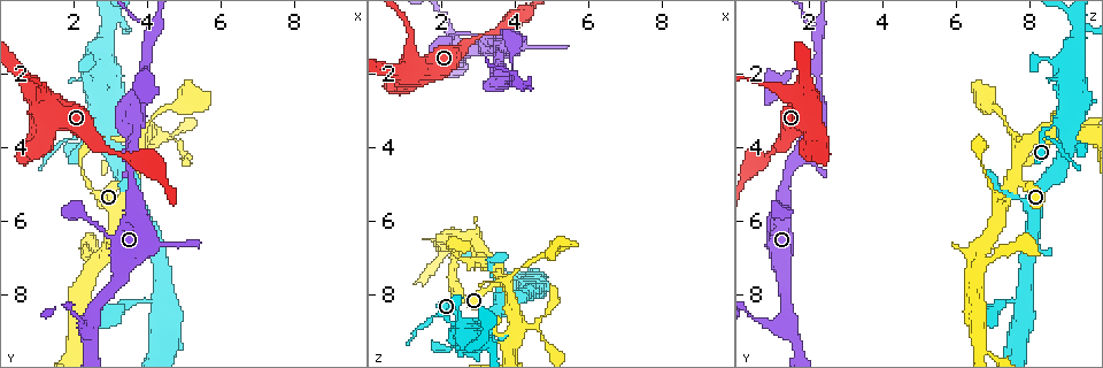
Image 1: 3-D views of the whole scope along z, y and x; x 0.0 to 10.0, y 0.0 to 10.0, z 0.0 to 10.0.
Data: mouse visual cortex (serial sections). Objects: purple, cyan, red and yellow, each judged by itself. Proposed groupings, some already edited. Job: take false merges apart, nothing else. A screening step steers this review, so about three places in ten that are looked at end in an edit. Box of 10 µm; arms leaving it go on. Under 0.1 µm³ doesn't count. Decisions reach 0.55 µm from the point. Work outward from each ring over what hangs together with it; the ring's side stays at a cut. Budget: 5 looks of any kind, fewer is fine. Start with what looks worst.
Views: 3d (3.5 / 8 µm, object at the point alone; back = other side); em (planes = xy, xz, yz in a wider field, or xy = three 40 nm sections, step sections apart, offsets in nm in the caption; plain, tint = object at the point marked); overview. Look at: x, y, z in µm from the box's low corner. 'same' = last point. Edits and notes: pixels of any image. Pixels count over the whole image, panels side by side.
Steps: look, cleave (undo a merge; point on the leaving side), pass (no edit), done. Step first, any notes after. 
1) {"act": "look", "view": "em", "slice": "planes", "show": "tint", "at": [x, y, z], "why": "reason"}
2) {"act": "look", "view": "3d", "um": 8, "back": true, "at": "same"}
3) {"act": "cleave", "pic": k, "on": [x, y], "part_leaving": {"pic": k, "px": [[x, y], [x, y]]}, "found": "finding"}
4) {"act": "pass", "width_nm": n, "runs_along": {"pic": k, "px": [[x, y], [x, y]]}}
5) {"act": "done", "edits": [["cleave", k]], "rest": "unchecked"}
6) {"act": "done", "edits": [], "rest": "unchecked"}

{"act": "look", "view": "3d", "um": 8, "at": [4.00, 1.90, 2.20], "why": "sharp bend"}

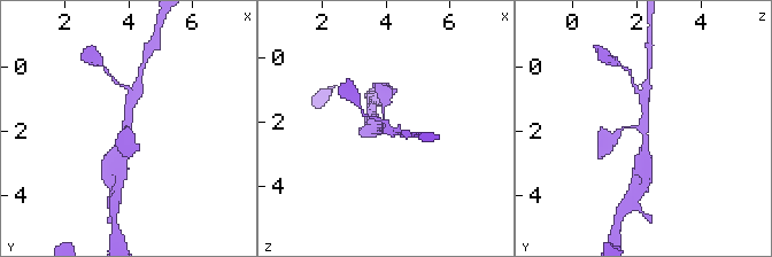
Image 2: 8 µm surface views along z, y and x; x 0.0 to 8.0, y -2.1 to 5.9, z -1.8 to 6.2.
{"act": "look", "view": "3d", "um": 3.5, "at": "same"}

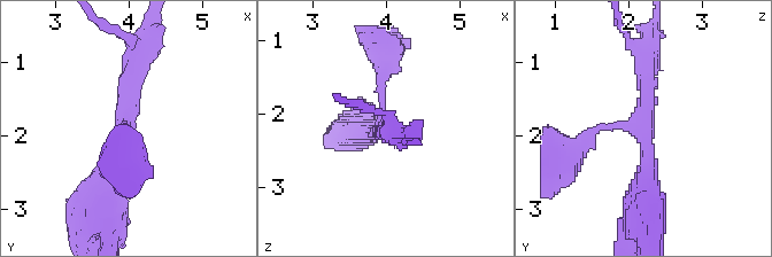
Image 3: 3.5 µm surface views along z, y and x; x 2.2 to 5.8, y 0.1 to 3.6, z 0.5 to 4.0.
{"act": "pass", "runs_along": {"pic": 3, "px": [[645, 199], [645, 127], [600, 127], [577, 149]]}, "found": "one cell here"}

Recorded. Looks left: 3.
{"act": "look", "view": "3d", "um": 3.5, "at": [4.35, 8.20, 7.90]}

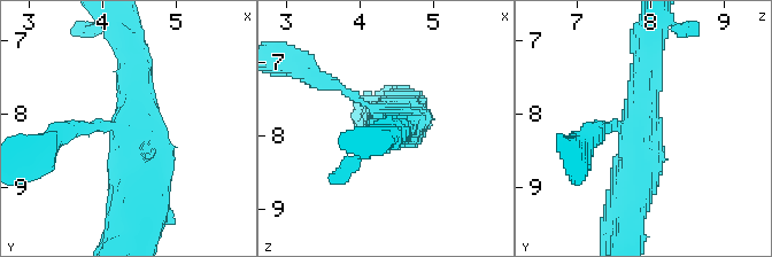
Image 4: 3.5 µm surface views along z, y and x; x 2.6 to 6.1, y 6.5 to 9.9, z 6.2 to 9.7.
{"act": "look", "view": "em", "slice": "xy", "step": 5, "show": "tint", "at": [4.35, 8.15, 7.80], "arms": 3, "arm_widths_nm": [150, 400, 600], "why": "now the EM"}

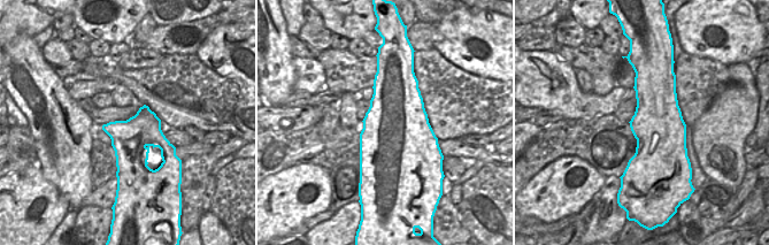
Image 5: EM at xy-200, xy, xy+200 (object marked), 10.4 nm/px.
{"act": "pass", "runs_along": {"pic": 4, "px": [[649, 49], [628, 197]]}, "found": "all the same cell"}

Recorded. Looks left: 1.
{"act": "done", "edits": [], "rest": "unchecked"}

